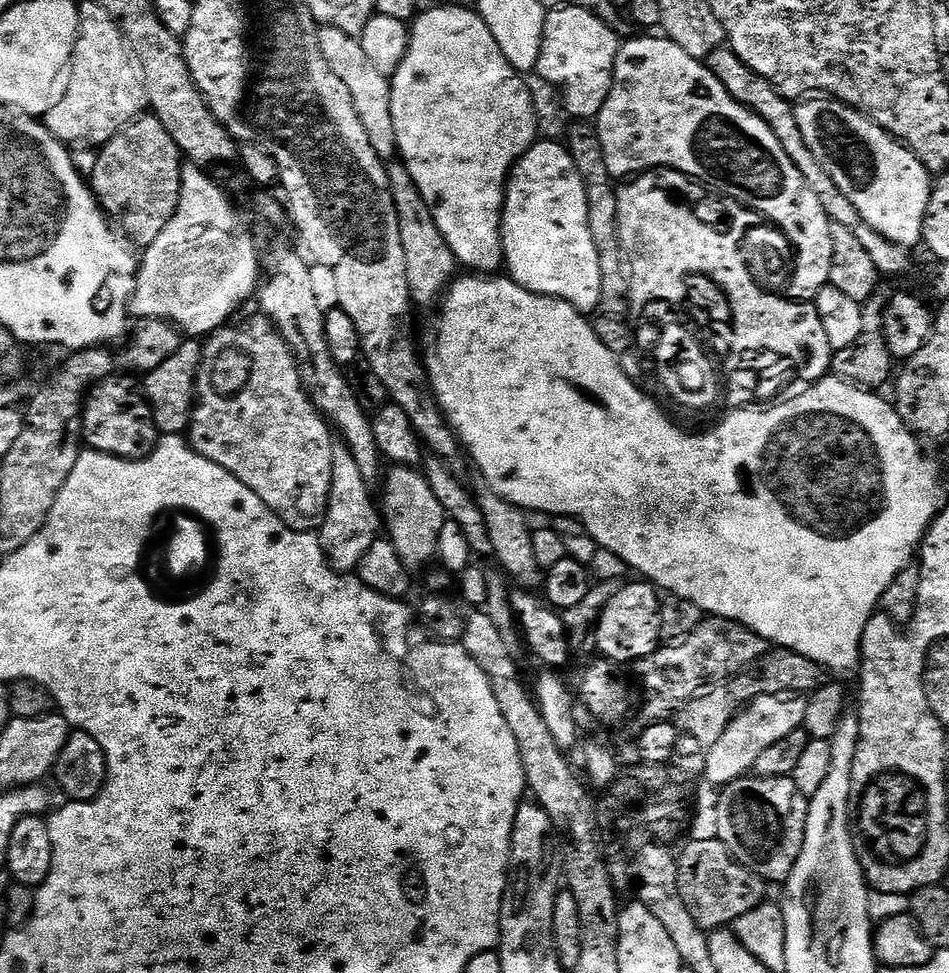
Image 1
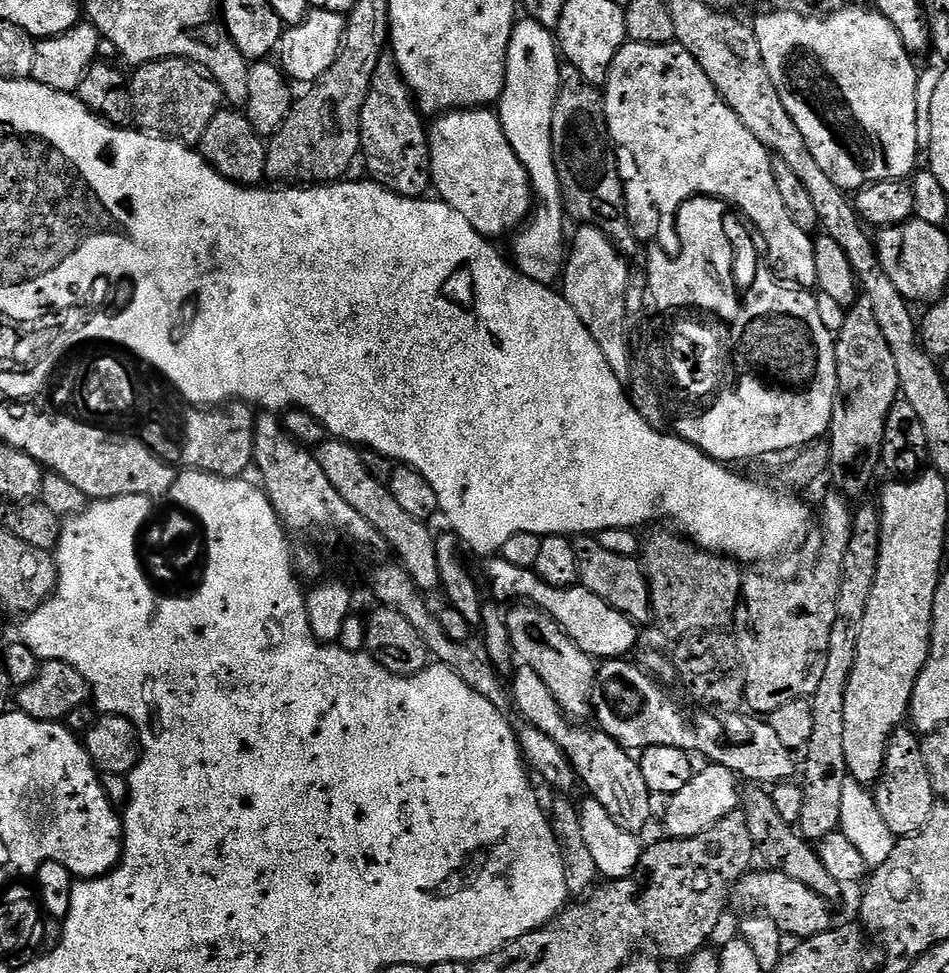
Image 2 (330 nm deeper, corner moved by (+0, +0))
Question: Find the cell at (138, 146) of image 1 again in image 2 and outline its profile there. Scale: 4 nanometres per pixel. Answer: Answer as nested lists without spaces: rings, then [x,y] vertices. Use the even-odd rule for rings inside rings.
[[[155,60],[152,64],[142,64],[130,76],[130,104],[136,107],[136,120],[141,129],[179,140],[189,146],[199,145],[206,128],[216,112],[225,103],[224,91],[218,82],[205,72],[201,64],[189,60]]]

